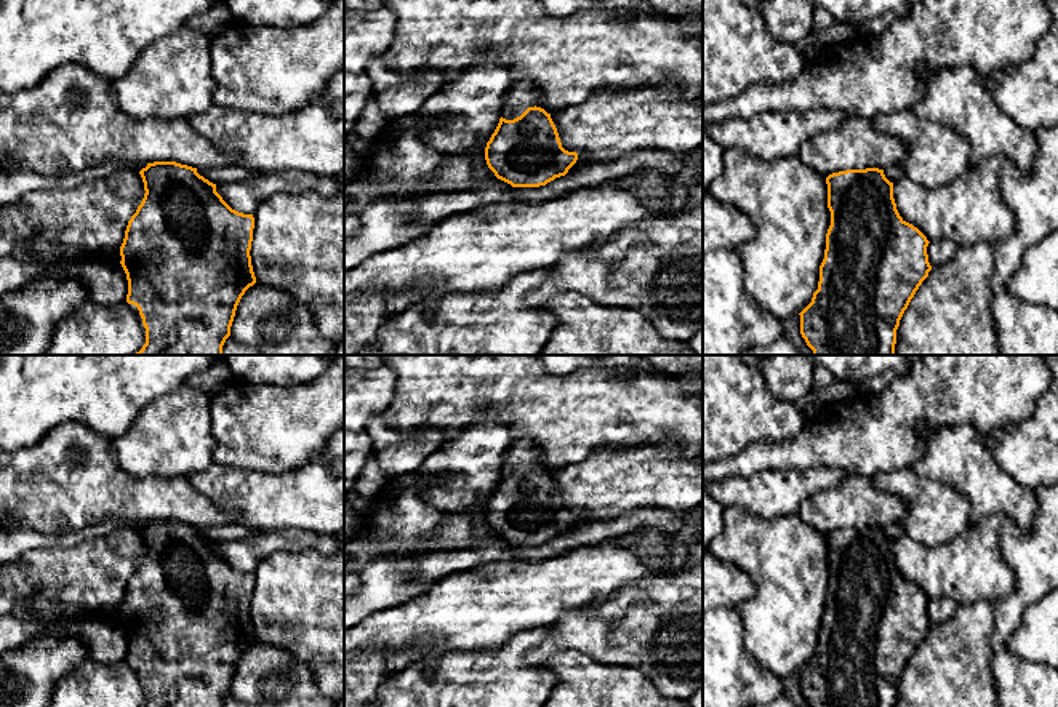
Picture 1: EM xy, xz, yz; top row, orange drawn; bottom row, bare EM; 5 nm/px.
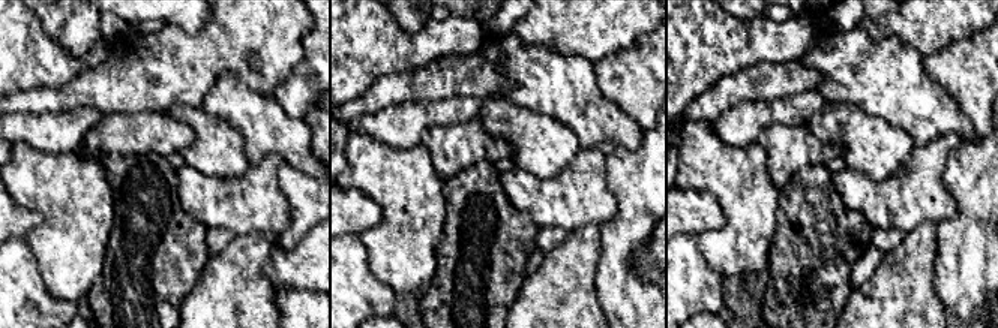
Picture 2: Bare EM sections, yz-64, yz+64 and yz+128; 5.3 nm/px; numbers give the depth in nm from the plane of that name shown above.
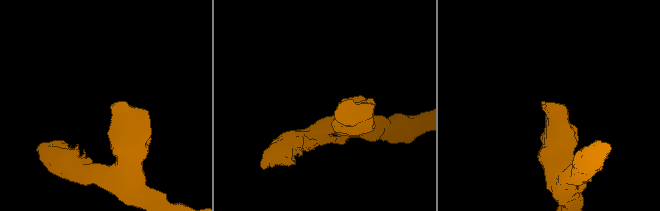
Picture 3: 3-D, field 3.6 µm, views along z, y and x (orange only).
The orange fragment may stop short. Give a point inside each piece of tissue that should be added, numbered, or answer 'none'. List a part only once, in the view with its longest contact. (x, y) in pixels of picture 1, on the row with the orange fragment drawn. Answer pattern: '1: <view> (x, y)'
1: xz (519, 98)

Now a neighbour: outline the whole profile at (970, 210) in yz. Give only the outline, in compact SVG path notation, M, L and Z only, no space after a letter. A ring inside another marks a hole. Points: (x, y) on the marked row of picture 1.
M994 155L972 163L968 173L948 187L928 189L904 176L893 182L896 210L903 221L917 227L928 242L951 240L959 248L986 242L994 246L1015 232L1013 213L1005 205L999 184L1004 160L1002 155Z

